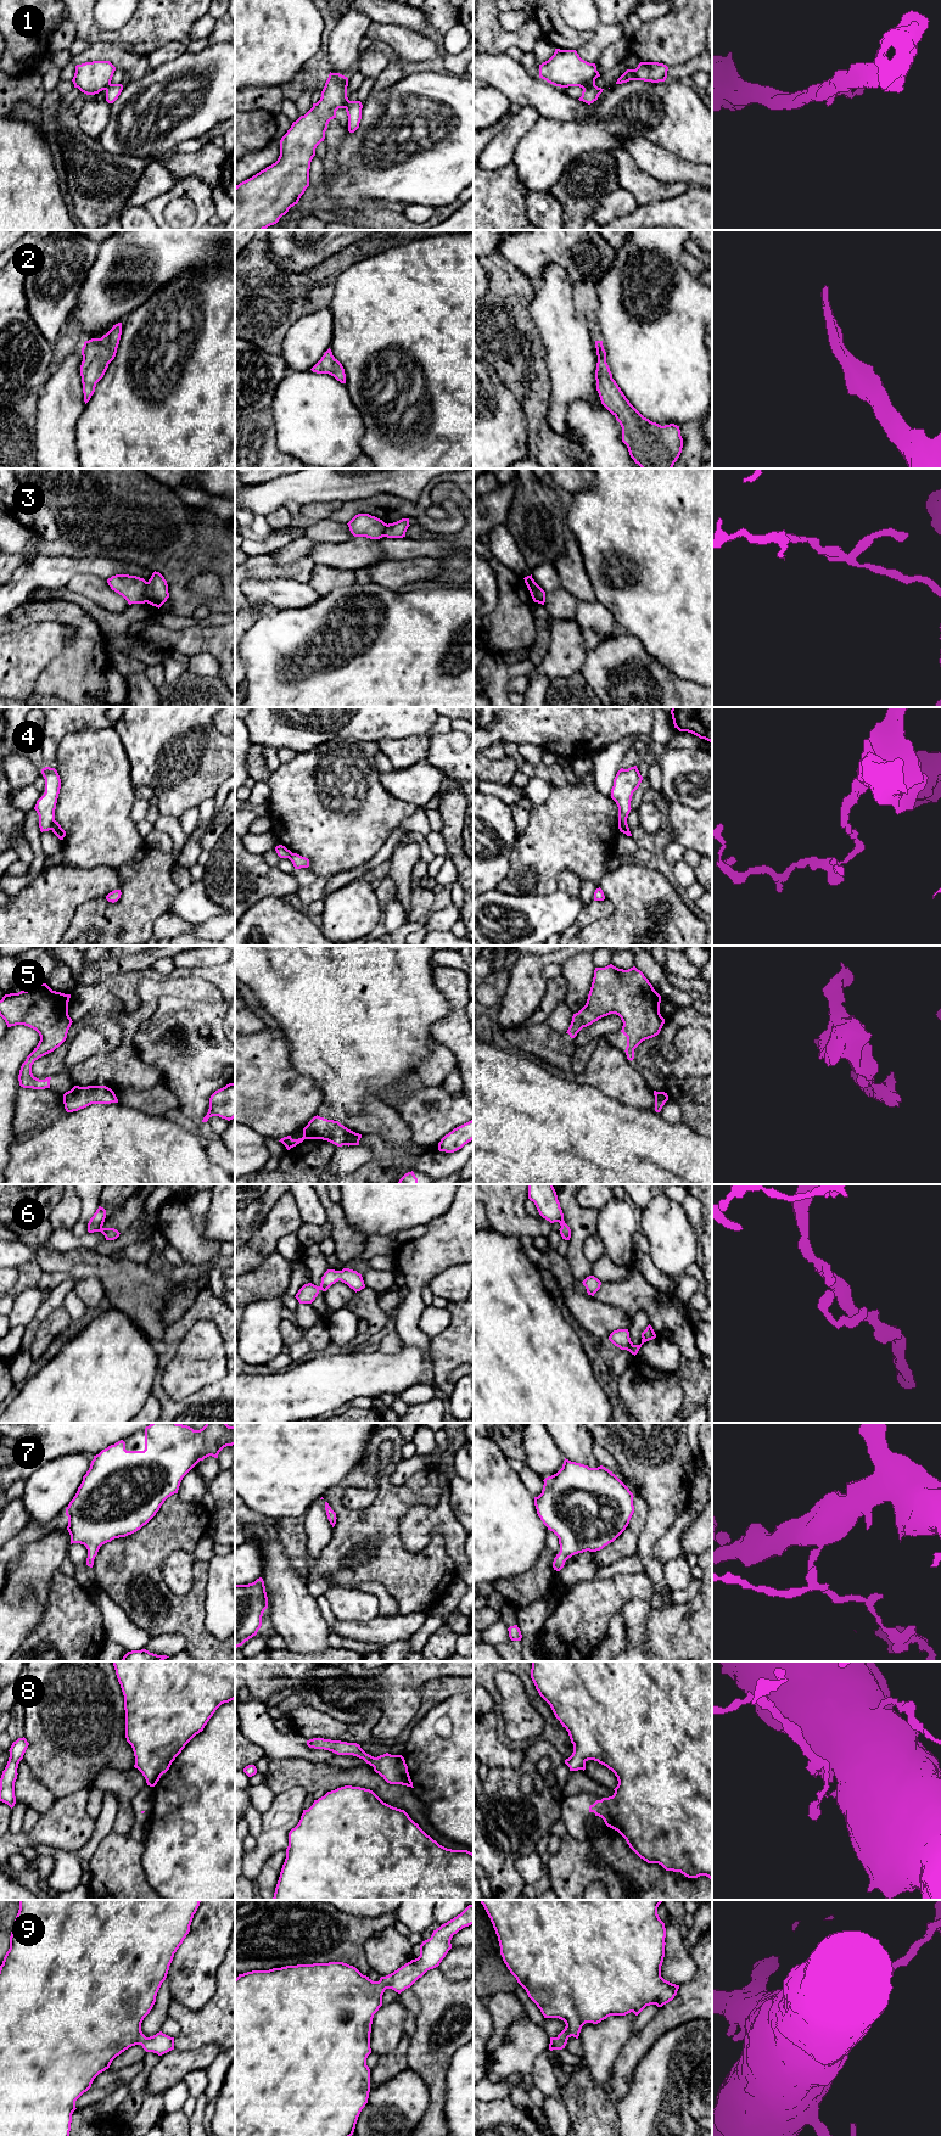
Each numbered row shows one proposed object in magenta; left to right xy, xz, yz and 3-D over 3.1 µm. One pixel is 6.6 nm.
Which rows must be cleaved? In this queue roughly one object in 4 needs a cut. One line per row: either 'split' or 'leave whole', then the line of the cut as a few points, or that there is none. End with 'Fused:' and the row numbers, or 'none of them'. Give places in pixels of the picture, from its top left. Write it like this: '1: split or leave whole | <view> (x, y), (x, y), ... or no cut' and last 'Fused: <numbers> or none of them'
1: split | yz (594, 80), (582, 88)
2: leave whole | no cut
3: split | xy (147, 582), (145, 601)
4: split | xy (55, 820), (50, 829)
5: split | xz (303, 1132), (306, 1138)
6: leave whole | no cut
7: leave whole | no cut
8: leave whole | no cut
9: leave whole | no cut
Fused: 1, 3, 4, 5

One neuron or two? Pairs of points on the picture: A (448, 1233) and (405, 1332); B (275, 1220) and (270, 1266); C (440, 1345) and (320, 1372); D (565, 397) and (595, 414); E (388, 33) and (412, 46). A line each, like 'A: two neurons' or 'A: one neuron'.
A: one neuron
B: two neurons
C: two neurons
D: two neurons
E: one neuron

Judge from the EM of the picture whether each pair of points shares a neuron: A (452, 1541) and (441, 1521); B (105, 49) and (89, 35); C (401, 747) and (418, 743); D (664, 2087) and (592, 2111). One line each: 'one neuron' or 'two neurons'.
A: one neuron
B: two neurons
C: one neuron
D: two neurons

